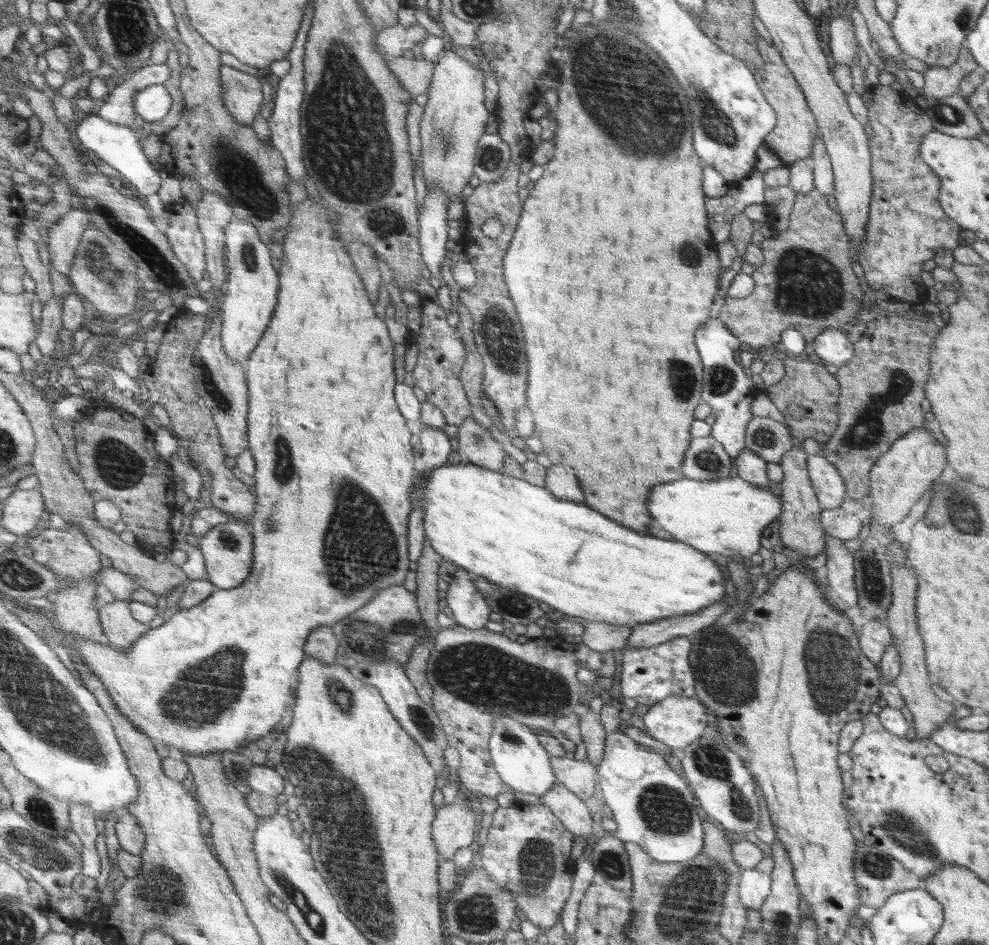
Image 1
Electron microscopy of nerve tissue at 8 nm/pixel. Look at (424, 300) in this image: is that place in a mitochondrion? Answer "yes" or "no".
no

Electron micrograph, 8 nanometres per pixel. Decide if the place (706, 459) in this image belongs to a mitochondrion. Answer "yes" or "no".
yes

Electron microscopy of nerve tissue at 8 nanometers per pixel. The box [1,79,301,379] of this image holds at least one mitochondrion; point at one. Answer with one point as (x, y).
(241, 177)

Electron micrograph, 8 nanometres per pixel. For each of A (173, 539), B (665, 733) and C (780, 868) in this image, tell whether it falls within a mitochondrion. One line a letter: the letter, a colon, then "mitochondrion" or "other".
A: other
B: other
C: other

